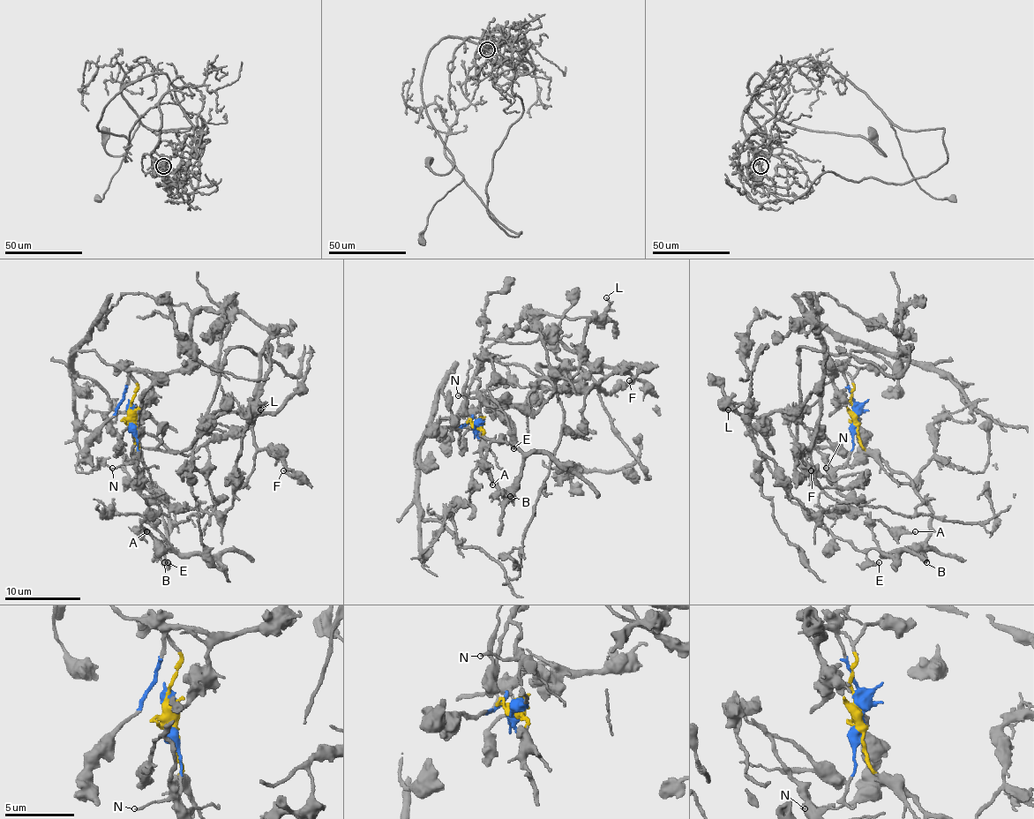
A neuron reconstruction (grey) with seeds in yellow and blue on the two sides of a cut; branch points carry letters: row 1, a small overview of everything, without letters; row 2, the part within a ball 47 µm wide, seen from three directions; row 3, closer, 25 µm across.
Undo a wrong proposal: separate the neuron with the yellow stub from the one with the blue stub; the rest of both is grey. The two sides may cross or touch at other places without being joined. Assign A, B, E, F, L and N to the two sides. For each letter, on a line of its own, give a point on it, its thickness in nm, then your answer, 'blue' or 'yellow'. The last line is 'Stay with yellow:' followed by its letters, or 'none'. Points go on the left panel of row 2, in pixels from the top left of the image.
A: at (146, 531); 200 nm thick; yellow
B: at (164, 562); 160 nm thick; yellow
E: at (168, 562); 260 nm thick; yellow
F: at (283, 470); 280 nm thick; blue
L: at (260, 409); 140 nm thick; blue
N: at (112, 468); 180 nm thick; blue
Stay with yellow: A, B, E

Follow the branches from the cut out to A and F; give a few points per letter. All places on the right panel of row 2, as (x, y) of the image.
A: (857, 416), (858, 442), (931, 512), (931, 533), (904, 550), (883, 552), (872, 533), (875, 520), (915, 531)
F: (857, 416), (853, 450), (836, 467), (792, 419), (802, 455), (817, 429), (797, 459), (797, 472), (812, 470)

